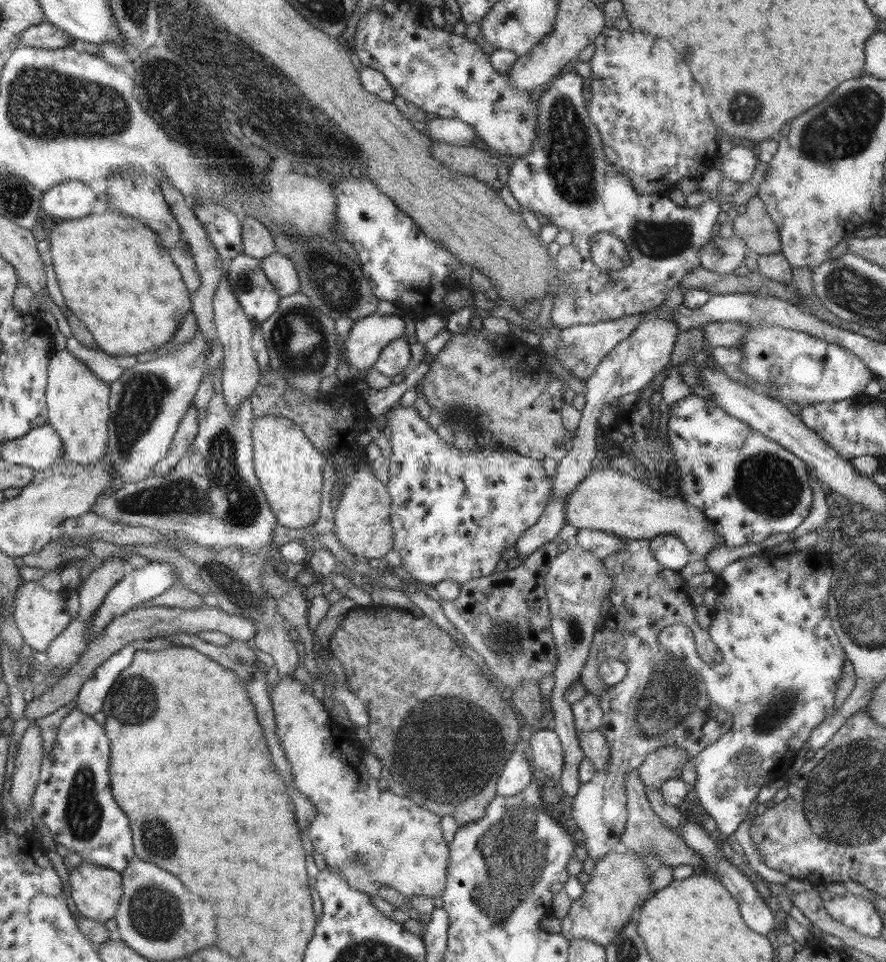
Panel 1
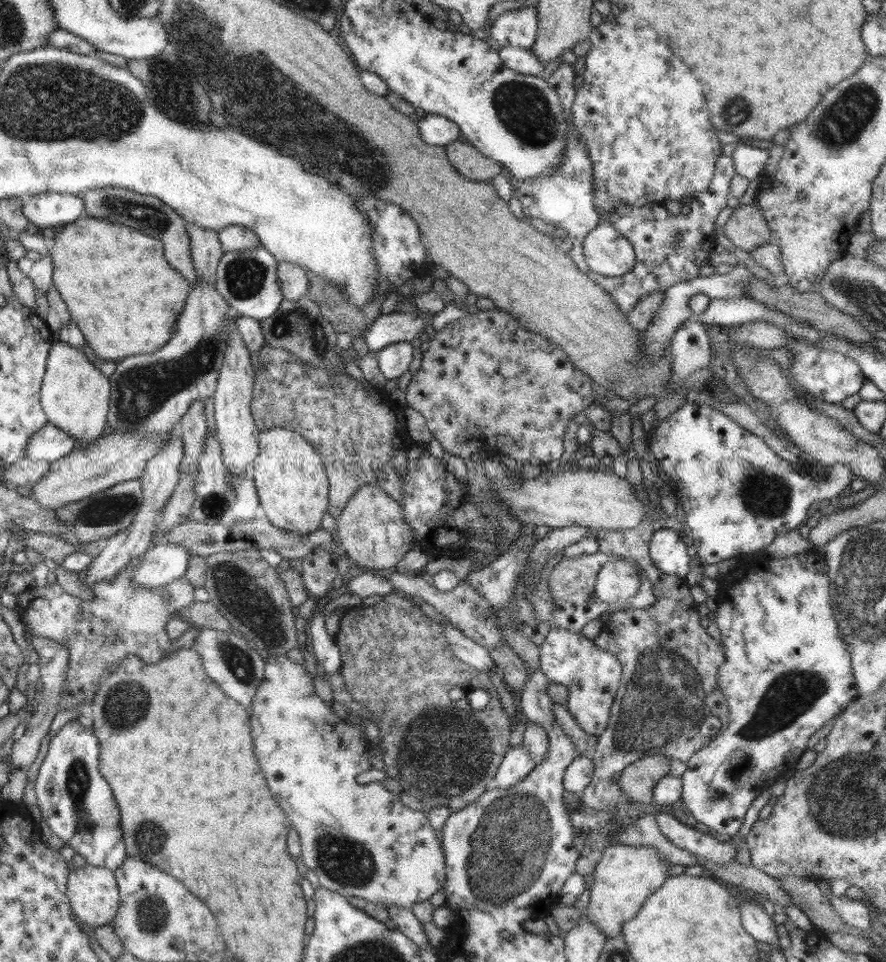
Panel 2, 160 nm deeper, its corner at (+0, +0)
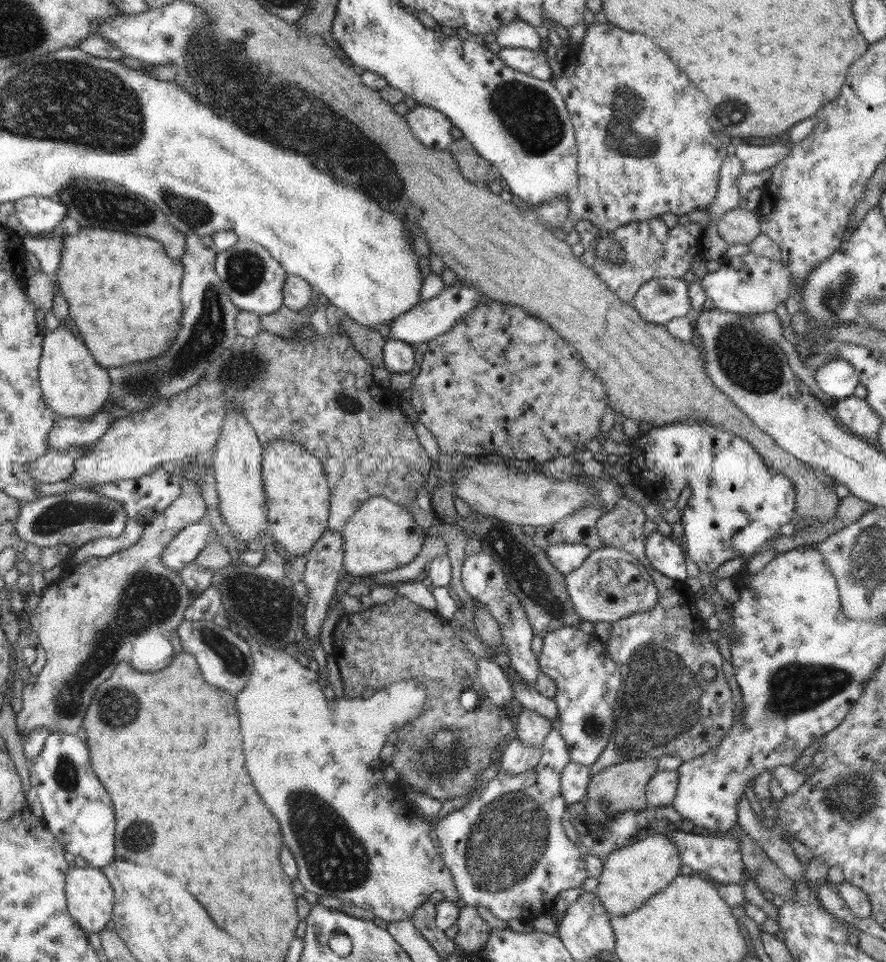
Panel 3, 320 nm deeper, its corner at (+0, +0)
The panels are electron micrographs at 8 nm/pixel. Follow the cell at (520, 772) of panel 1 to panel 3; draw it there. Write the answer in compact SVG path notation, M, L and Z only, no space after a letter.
M518 738L512 739L506 745L500 758L501 767L499 769L502 772L516 776L534 769L540 763L541 747L526 746Z

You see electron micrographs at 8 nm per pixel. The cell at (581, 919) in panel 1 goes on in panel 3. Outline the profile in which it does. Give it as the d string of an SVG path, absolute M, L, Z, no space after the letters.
M655 834L630 846L611 852L603 861L596 895L610 917L624 916L640 908L651 896L660 893L678 876L683 862L672 839Z

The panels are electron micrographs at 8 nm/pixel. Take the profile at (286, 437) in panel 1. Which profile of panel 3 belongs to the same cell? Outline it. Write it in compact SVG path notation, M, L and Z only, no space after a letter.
M277 438L266 446L262 480L267 498L267 534L290 554L306 556L328 529L330 489L321 460L296 444Z

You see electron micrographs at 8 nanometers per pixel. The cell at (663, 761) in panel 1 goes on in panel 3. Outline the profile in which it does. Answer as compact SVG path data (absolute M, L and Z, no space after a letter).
M656 759L622 762L600 770L596 776L591 776L583 800L587 817L598 825L604 825L618 814L646 809L648 802L645 789L656 772L658 772L658 760Z

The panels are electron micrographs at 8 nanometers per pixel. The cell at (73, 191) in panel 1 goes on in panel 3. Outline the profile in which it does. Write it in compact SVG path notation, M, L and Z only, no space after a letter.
M29 196L14 201L14 214L28 232L50 232L64 220L64 204L55 197Z

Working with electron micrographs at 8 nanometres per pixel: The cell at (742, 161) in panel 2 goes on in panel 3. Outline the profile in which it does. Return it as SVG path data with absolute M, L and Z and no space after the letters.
M792 142L769 145L740 144L735 148L735 155L741 160L746 171L759 173L772 169L780 160L784 160L791 149Z

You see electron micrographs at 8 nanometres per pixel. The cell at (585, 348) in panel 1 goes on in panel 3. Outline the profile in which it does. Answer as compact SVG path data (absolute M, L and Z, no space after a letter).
M656 278L640 286L631 305L650 324L666 326L672 318L692 316L687 283L678 278Z

